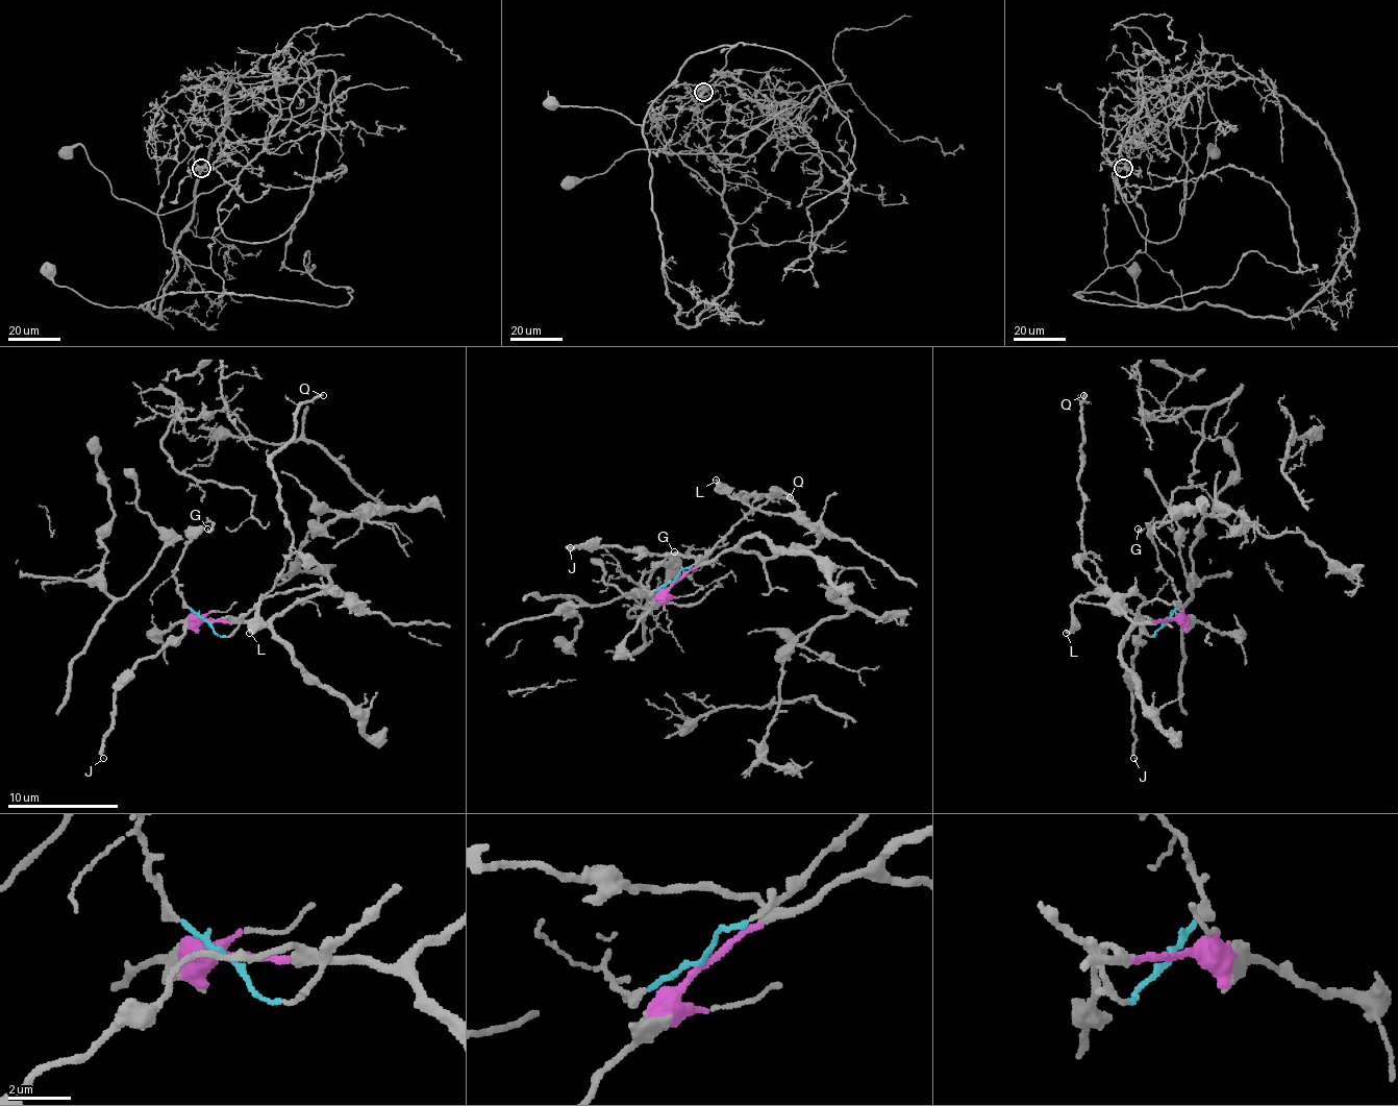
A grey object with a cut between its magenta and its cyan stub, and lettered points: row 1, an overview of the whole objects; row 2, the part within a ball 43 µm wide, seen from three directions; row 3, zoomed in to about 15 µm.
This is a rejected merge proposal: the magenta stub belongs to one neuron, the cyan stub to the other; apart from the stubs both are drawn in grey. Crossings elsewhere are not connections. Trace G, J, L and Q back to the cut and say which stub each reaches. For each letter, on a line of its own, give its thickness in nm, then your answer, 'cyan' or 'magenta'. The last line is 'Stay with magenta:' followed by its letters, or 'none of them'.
G: calibre 140 nm; cyan
J: calibre 200 nm; magenta
L: calibre 380 nm; magenta
Q: calibre 190 nm; cyan
Stay with magenta: J, L

